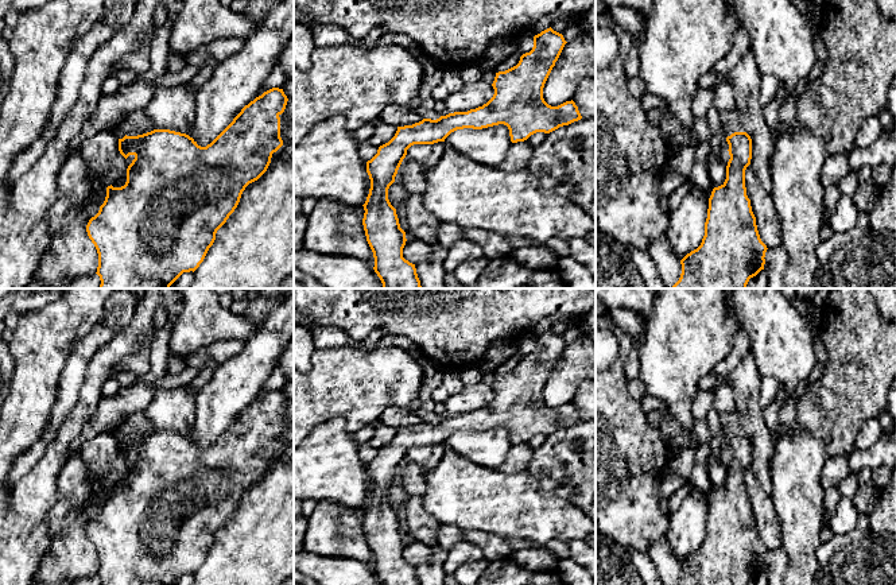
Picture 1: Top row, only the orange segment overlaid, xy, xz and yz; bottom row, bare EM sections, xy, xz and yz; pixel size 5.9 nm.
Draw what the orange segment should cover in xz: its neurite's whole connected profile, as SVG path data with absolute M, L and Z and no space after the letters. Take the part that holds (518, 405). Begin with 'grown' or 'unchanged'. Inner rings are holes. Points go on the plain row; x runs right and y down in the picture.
unchanged; M551 329L542 333L534 338L532 352L523 356L516 368L496 375L492 386L494 396L486 406L397 429L395 438L366 464L371 491L362 507L362 527L375 559L373 572L381 585L420 585L415 566L403 559L406 534L388 501L388 491L407 452L414 446L445 443L457 431L482 431L499 426L507 427L511 443L517 445L536 434L550 435L581 422L573 402L551 408L543 400L544 386L566 345L563 337Z

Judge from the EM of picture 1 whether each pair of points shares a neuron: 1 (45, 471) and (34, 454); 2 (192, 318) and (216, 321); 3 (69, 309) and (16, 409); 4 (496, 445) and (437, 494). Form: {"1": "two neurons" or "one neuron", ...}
{"1": "two neurons", "2": "one neuron", "3": "one neuron", "4": "two neurons"}

